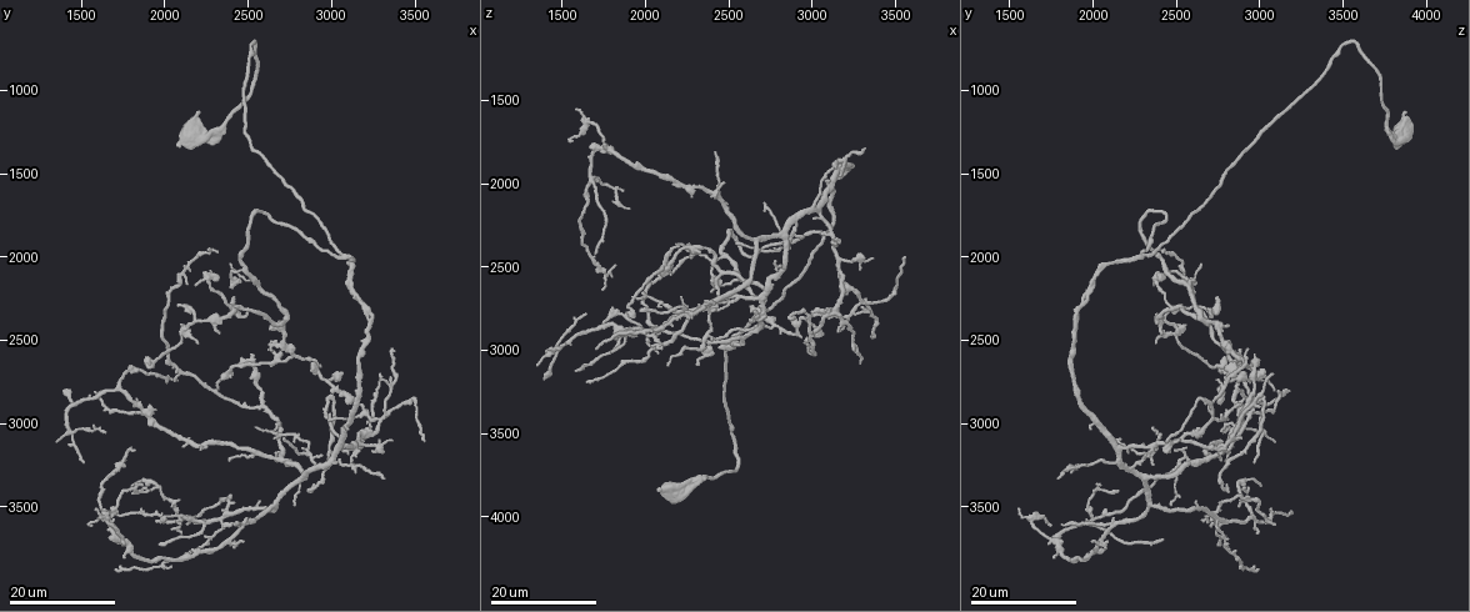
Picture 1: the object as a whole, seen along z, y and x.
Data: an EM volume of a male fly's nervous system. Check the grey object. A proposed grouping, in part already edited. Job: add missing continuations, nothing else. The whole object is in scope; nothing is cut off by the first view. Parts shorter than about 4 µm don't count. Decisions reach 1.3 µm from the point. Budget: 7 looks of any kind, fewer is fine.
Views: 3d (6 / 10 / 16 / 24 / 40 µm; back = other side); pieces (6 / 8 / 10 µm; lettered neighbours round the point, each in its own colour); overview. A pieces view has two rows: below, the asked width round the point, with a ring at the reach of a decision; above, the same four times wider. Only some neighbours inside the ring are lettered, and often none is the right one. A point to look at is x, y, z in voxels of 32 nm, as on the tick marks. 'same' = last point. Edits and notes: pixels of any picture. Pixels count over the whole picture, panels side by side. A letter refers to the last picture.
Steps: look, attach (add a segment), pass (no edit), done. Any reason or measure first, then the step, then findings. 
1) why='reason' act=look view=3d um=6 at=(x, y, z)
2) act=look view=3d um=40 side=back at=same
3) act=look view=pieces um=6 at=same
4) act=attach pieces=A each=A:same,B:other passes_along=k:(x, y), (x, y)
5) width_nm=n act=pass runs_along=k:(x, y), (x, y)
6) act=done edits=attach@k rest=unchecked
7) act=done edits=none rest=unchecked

why='tapers out' act=look view=3d um=16 at=(2440, 3600, 1820)

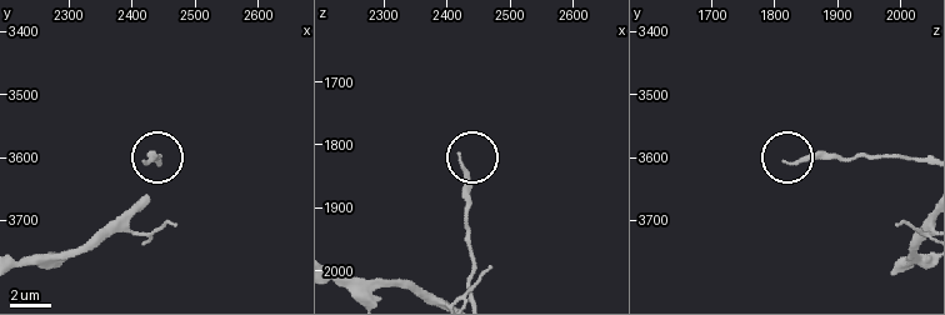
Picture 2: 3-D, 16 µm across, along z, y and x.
why='what lies round it' act=look view=pieces um=6 at=(2420, 3605, 1820)

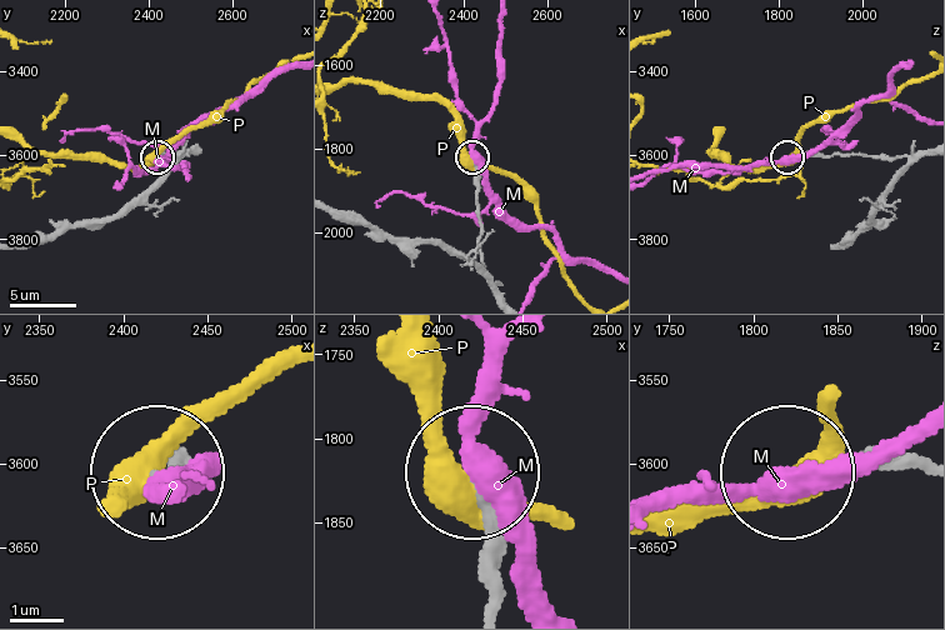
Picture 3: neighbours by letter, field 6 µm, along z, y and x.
act=pass each=M:other,P:other runs_along=3:(918, 470), (788, 475) found='none of them fits'

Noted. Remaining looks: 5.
why='long arm stops here' act=look view=3d um=24 at=(1720, 3700, 2420)

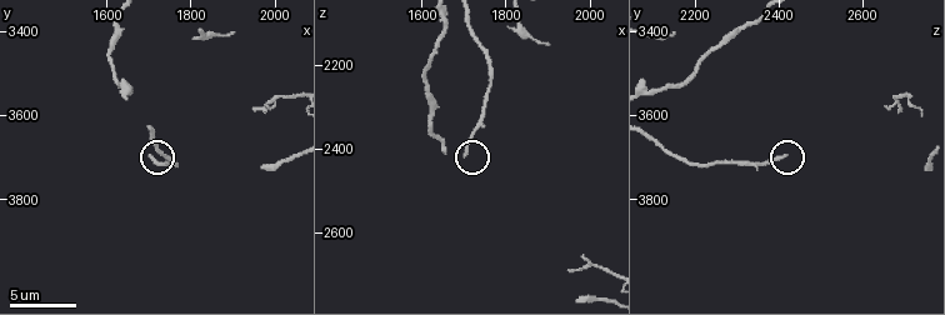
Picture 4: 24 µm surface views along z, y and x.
act=look view=pieces um=8 at=(1700, 3695, 2415)

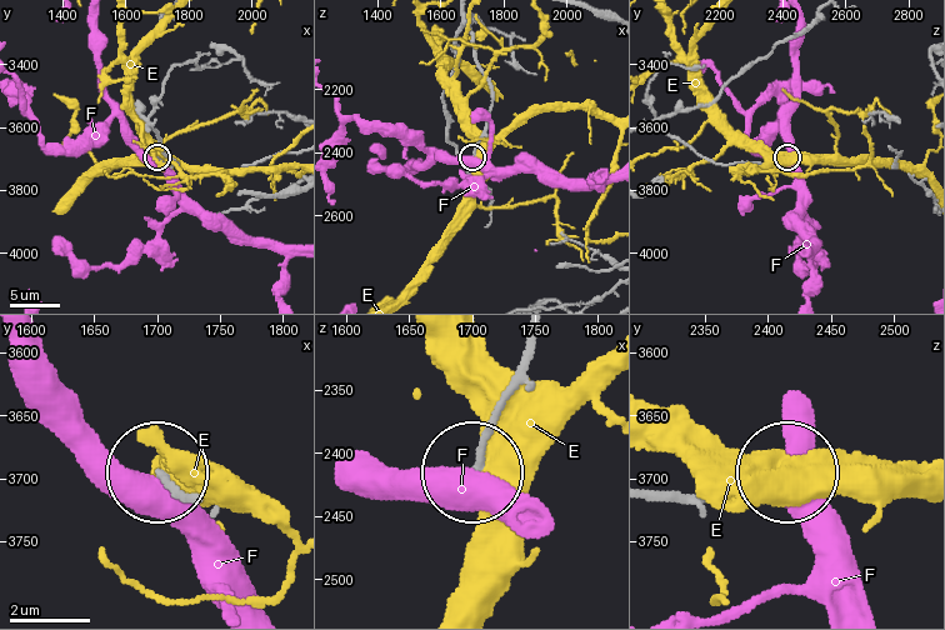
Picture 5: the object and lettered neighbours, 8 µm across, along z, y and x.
act=pass each=E:other,F:other found='none of them fits'

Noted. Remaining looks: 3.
why='free end' act=look view=3d um=24 at=(1960, 3720, 2760)

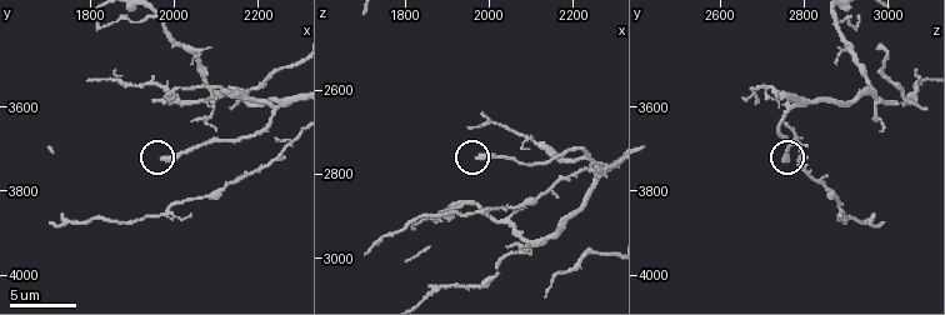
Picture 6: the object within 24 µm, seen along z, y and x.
act=look view=pieces um=6 at=(1970, 3720, 2765)

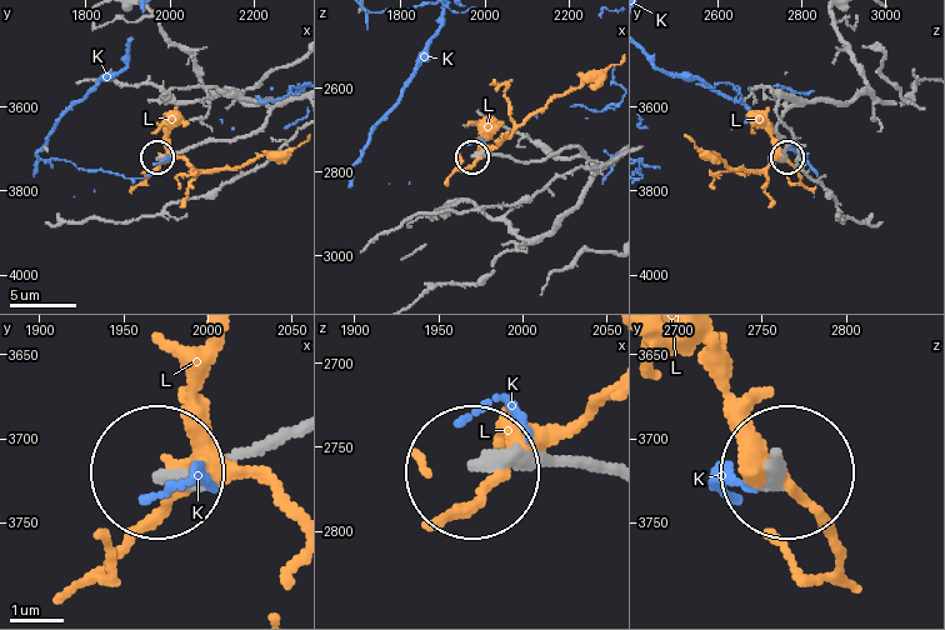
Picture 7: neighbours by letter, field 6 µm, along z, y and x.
act=pass each=K:other,L:other runs_along=7:(285, 439), (155, 474) found='no lettered segment goes on from it'

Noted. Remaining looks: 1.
act=done edits=none rest=unchecked

